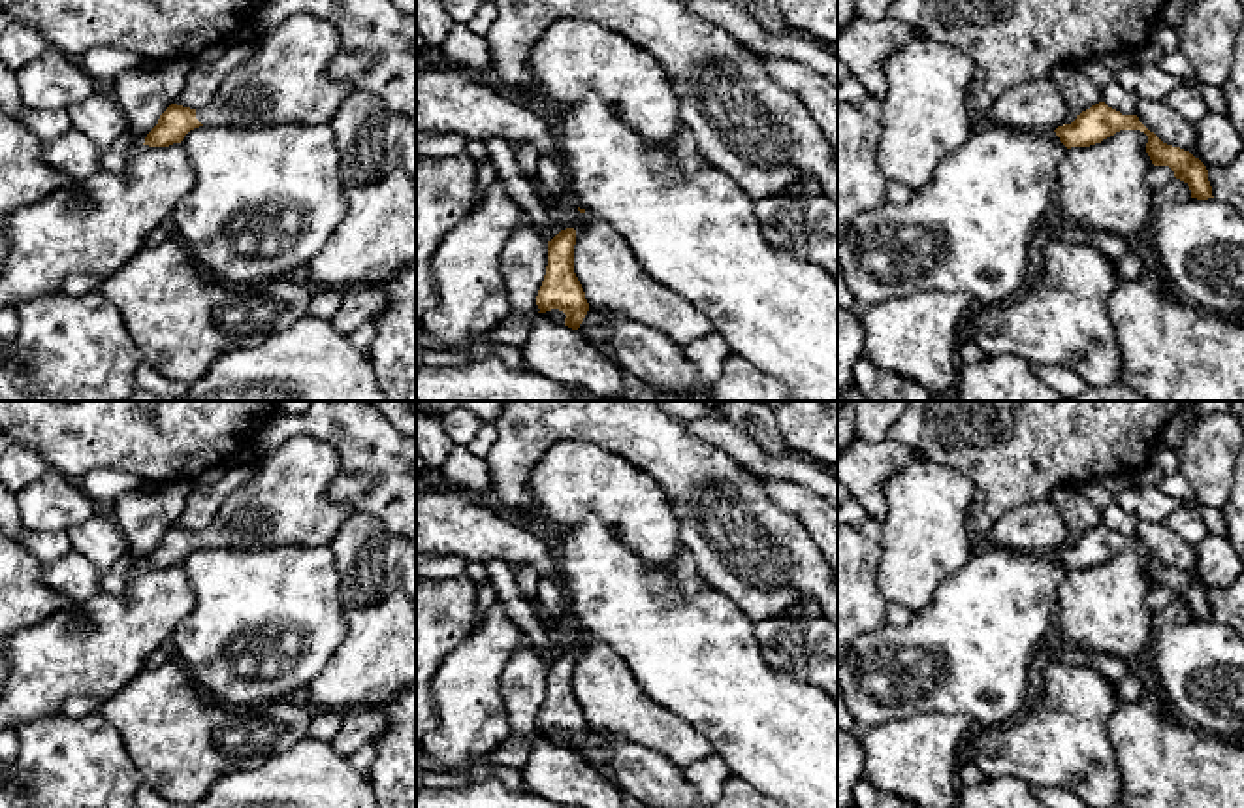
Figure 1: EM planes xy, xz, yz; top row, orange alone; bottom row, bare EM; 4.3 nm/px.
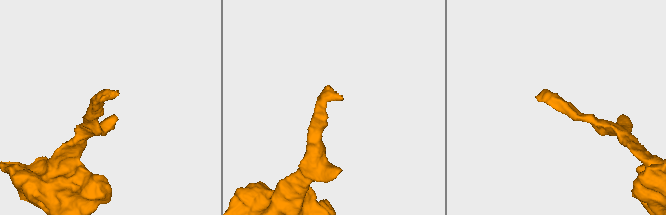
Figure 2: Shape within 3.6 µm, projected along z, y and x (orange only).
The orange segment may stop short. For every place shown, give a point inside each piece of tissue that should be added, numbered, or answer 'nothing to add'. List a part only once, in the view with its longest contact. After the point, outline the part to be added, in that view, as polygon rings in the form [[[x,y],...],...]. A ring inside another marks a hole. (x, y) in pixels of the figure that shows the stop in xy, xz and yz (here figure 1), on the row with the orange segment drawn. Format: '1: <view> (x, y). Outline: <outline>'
1: xy (285, 80). Outline: [[[307,13],[288,17],[256,38],[254,53],[224,77],[211,102],[196,109],[196,119],[203,126],[329,124],[352,92],[348,83],[327,73],[339,45],[341,36],[333,23]]]

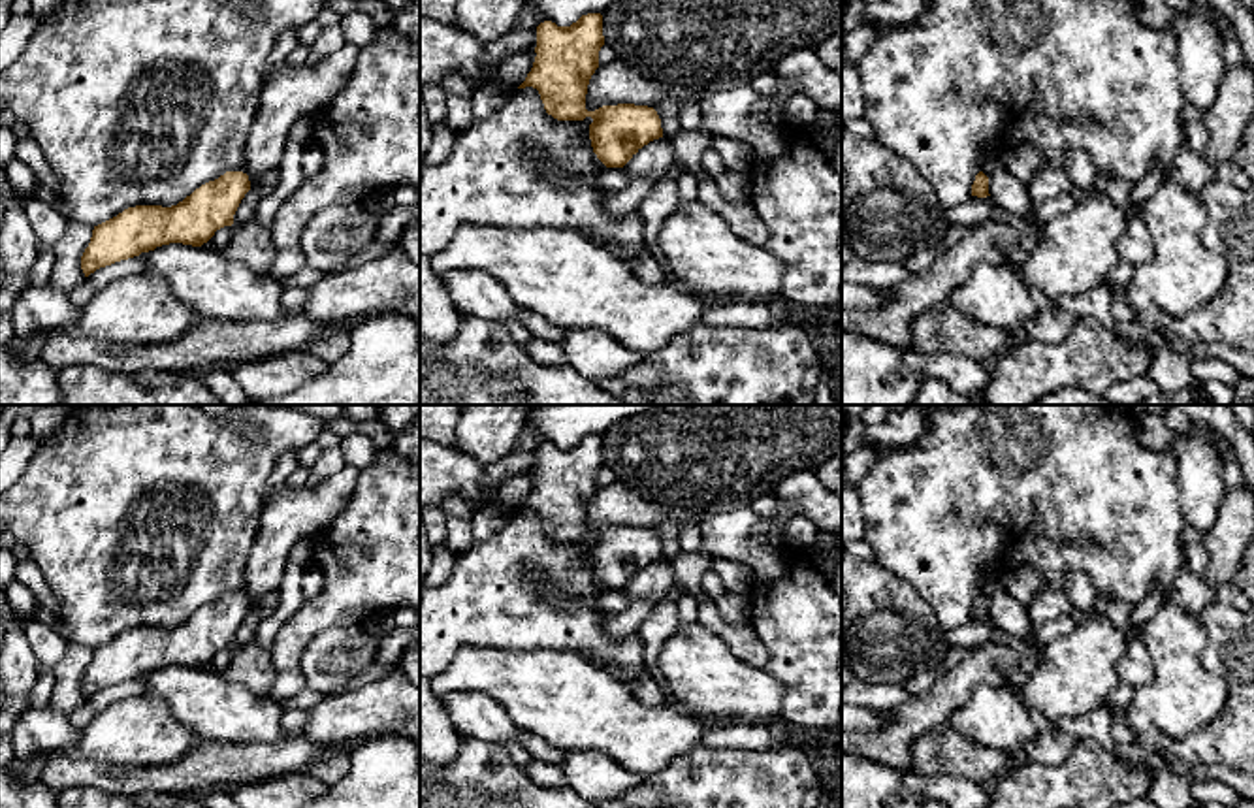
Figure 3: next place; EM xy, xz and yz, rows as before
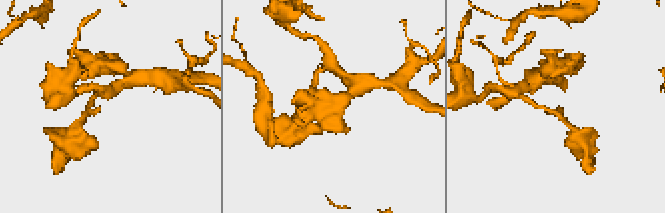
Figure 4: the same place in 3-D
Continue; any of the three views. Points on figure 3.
nothing to add

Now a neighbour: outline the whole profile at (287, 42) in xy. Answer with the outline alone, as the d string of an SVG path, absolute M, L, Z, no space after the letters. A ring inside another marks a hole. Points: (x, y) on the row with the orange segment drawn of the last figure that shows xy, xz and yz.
M288 28L288 30L284 30L284 32L279 36L279 40L277 40L277 43L275 43L275 47L273 47L273 51L271 51L265 66L264 66L264 72L262 72L264 81L265 81L282 62L286 62L286 58L290 57L290 53L292 53L297 45L299 45L299 41L297 41L297 32L296 32L296 30Z

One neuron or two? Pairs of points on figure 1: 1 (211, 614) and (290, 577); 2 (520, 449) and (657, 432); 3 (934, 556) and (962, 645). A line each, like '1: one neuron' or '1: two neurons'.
1: one neuron
2: one neuron
3: two neurons

